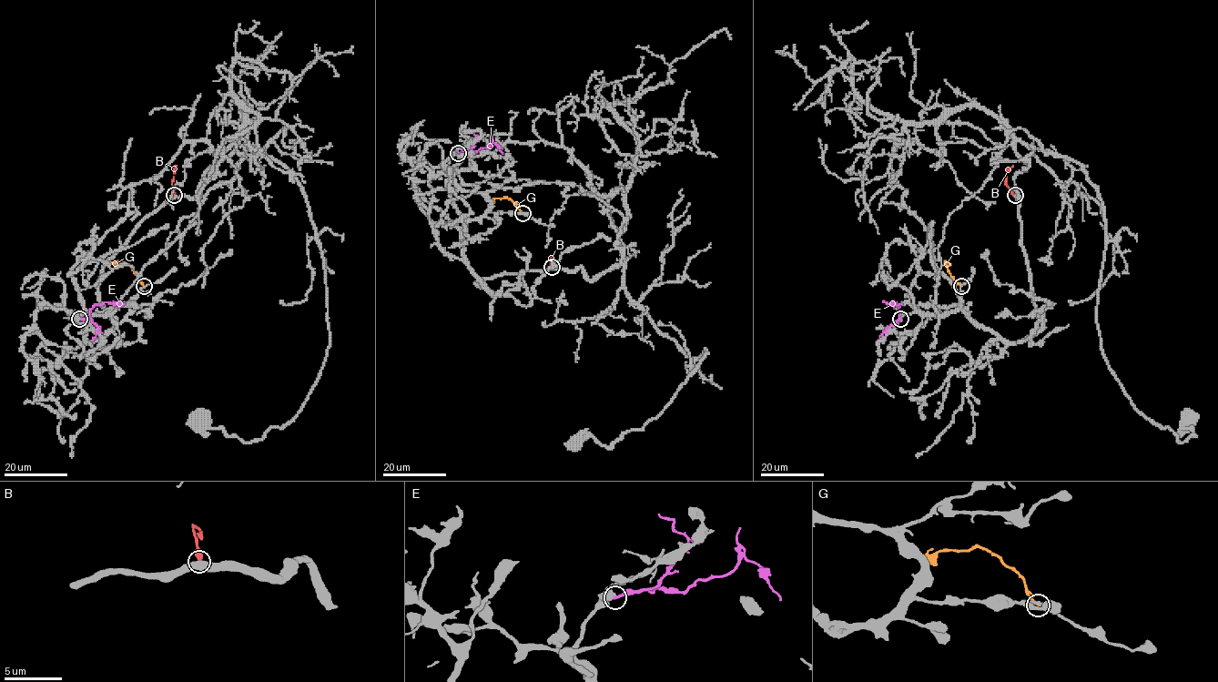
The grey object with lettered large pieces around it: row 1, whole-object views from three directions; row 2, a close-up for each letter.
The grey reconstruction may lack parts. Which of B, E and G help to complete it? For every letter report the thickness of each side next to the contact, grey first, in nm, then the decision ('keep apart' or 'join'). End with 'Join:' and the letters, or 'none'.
B: 480/420 nm | keep apart
E: 360/320 nm | keep apart
G: 240/200 nm | keep apart
Join: none

